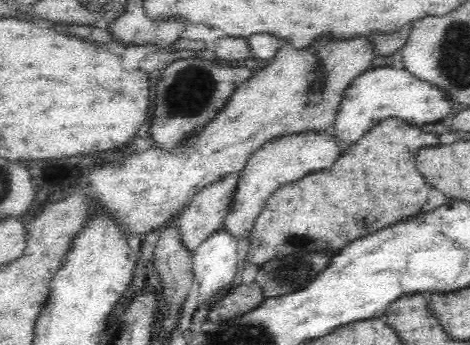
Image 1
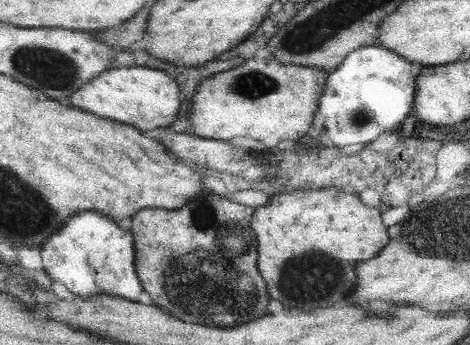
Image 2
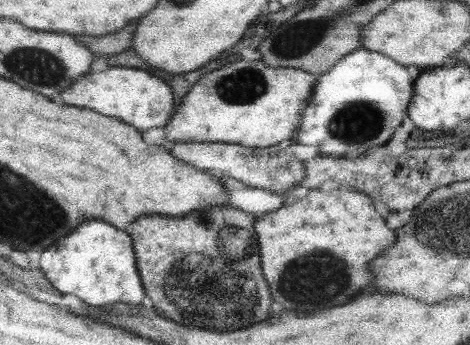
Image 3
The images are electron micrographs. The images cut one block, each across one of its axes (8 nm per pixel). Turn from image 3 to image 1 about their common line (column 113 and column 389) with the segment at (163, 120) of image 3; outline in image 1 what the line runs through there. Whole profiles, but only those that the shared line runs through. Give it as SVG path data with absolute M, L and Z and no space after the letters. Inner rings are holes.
M384 66L362 72L344 90L330 132L332 138L338 140L340 144L352 144L364 138L374 126L378 126L386 118L400 118L410 126L424 126L424 124L442 122L444 118L450 116L450 112L452 112L452 102L438 88L412 78L412 74L406 70Z

